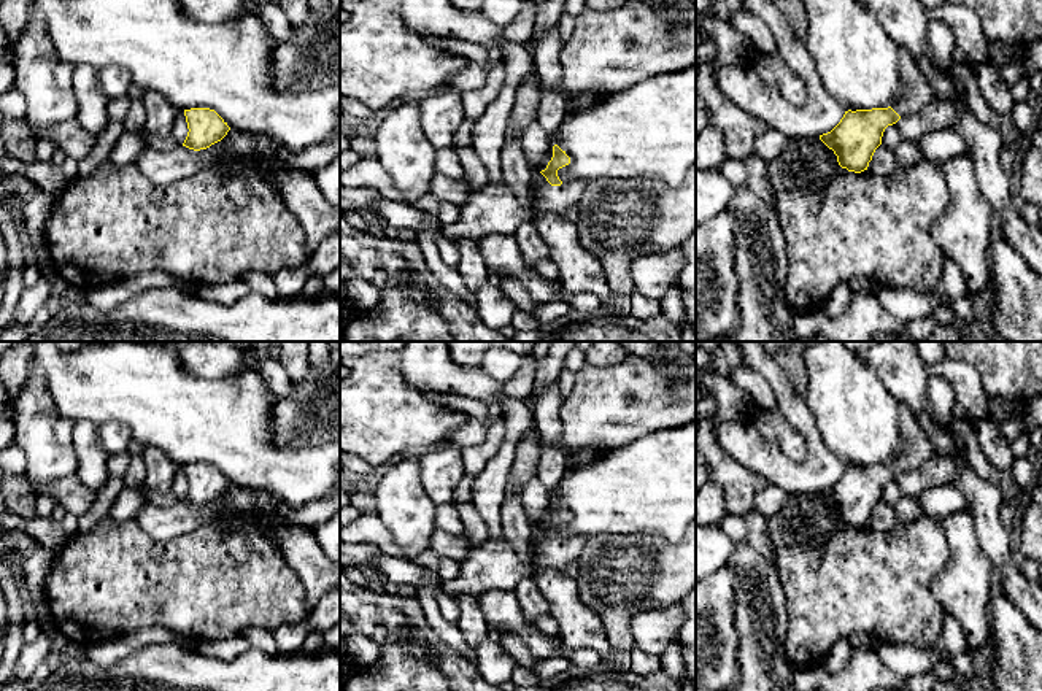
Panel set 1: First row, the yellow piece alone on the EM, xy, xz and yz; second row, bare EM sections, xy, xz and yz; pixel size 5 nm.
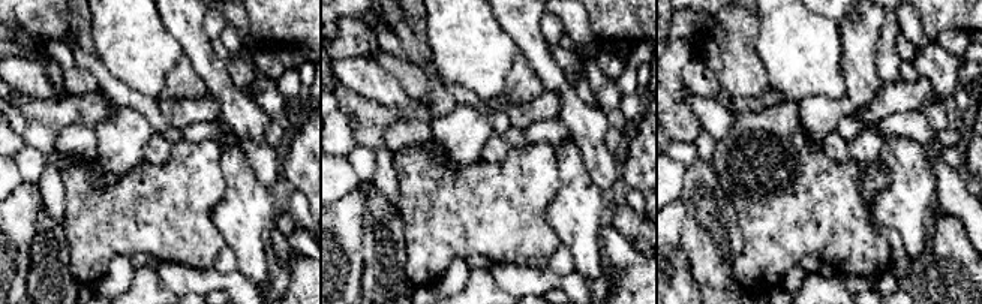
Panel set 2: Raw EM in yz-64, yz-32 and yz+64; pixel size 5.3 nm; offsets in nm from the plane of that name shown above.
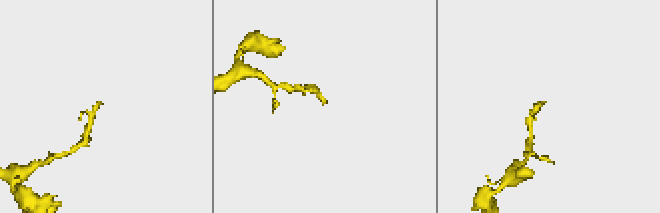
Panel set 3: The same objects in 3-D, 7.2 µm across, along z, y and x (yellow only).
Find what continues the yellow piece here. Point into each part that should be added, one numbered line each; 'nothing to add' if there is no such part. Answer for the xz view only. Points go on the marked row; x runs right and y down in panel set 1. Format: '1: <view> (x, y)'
1: xz (494, 208)

